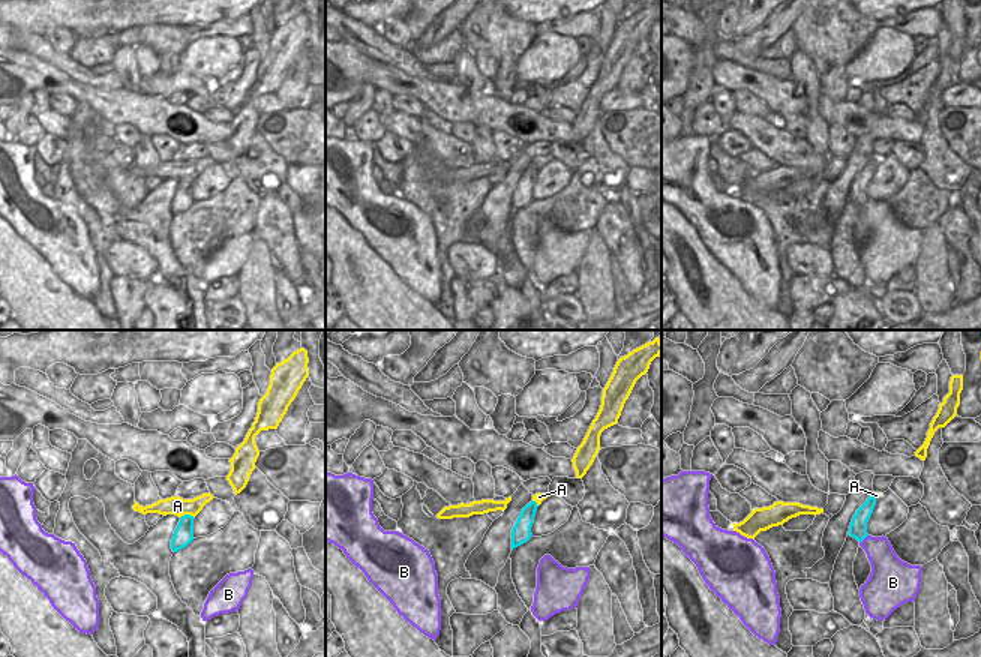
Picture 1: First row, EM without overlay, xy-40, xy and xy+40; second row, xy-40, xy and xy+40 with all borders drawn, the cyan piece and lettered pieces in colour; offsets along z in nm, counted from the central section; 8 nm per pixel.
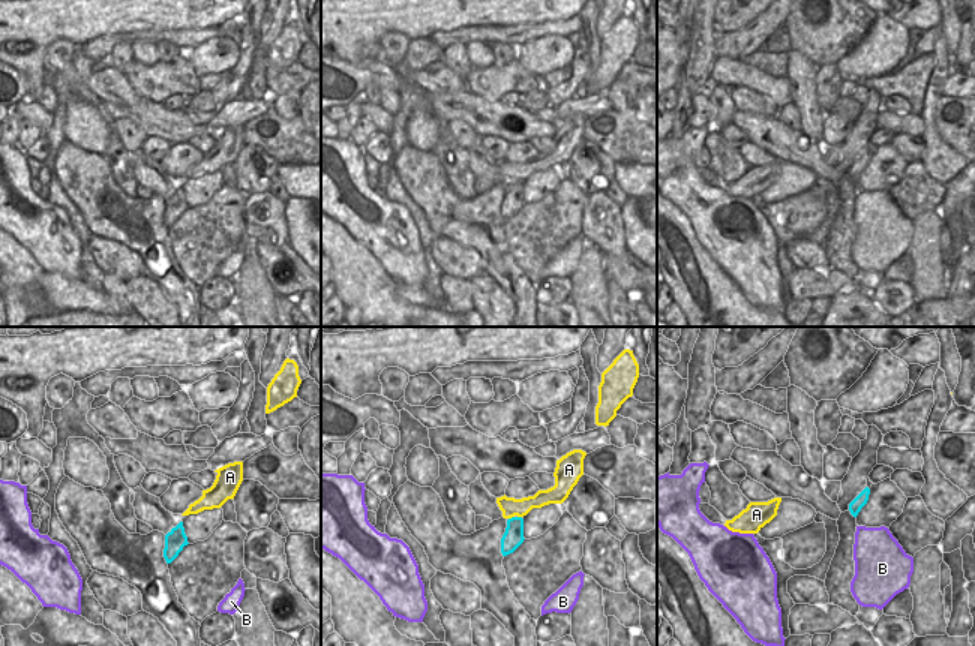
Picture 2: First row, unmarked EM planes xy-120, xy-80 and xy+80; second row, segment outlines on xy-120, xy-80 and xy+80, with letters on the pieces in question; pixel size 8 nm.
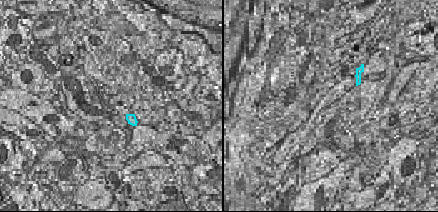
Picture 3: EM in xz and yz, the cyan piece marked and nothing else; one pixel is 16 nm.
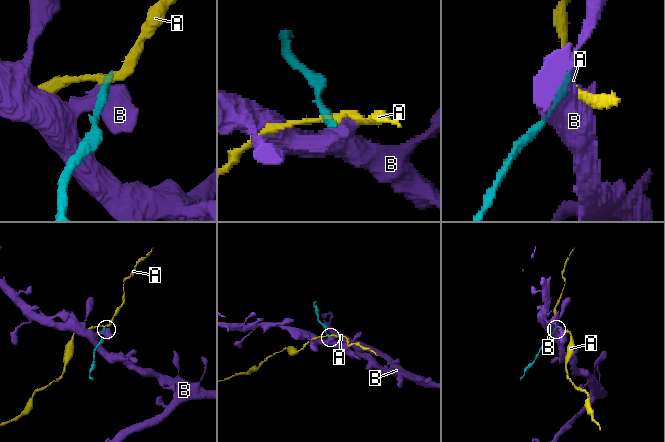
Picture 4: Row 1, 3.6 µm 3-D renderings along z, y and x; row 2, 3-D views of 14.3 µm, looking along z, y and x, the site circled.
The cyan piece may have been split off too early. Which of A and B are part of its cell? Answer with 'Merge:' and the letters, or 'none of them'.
Merge: none of them

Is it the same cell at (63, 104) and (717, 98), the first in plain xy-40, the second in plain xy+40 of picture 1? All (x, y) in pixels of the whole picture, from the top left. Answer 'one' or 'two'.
two

